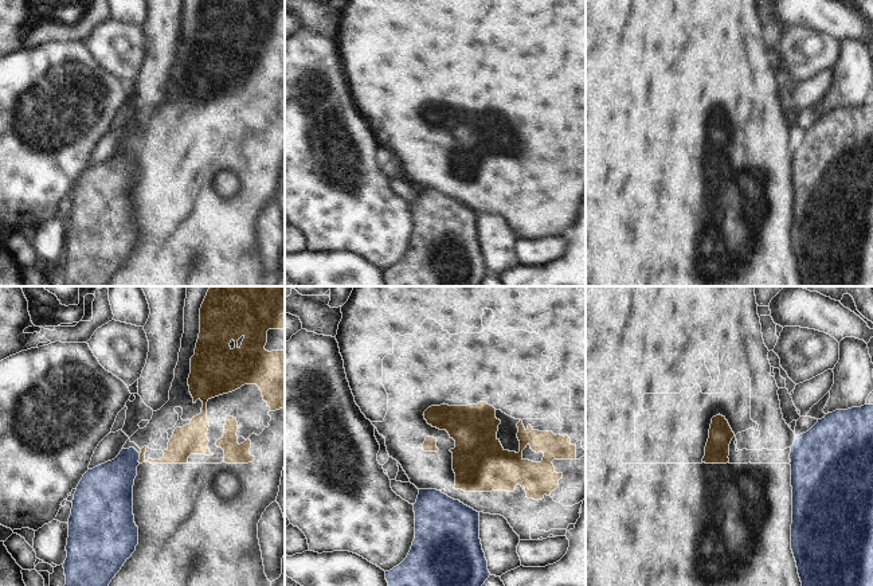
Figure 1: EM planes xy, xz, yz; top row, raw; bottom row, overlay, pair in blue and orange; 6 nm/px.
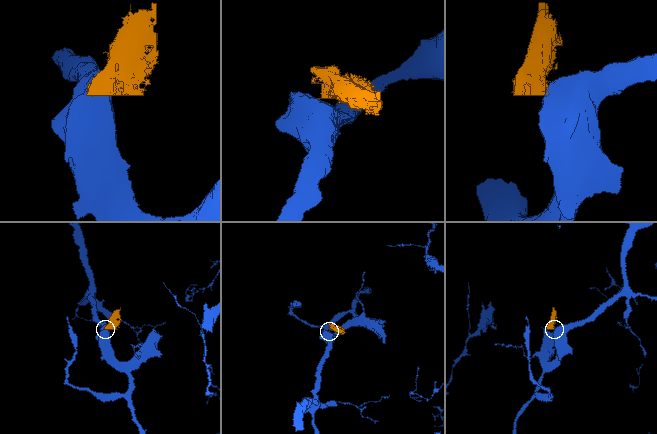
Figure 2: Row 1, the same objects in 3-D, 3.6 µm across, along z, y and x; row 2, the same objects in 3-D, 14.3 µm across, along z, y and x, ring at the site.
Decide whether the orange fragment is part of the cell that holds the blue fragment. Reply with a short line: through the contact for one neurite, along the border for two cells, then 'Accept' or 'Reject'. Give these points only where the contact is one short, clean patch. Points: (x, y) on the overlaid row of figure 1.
Line: xy (140, 453), (139, 463). Reject

